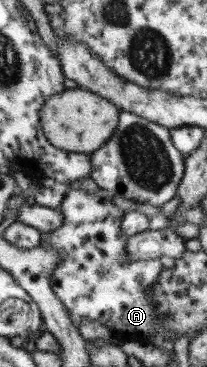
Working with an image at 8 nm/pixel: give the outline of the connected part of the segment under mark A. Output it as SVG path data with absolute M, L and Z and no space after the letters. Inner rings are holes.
M68 187L65 198L58 207L63 213L61 226L51 232L41 232L41 247L57 249L63 260L55 266L54 277L49 282L57 299L65 305L70 321L74 327L79 327L82 321L97 321L105 325L107 329L120 336L127 342L155 341L160 344L171 345L175 340L175 334L167 328L169 313L160 311L159 304L151 300L151 287L157 285L159 275L163 269L161 260L133 260L127 254L128 235L121 230L121 223L126 214L121 208L113 203L111 192L107 190L99 192L87 192Z

